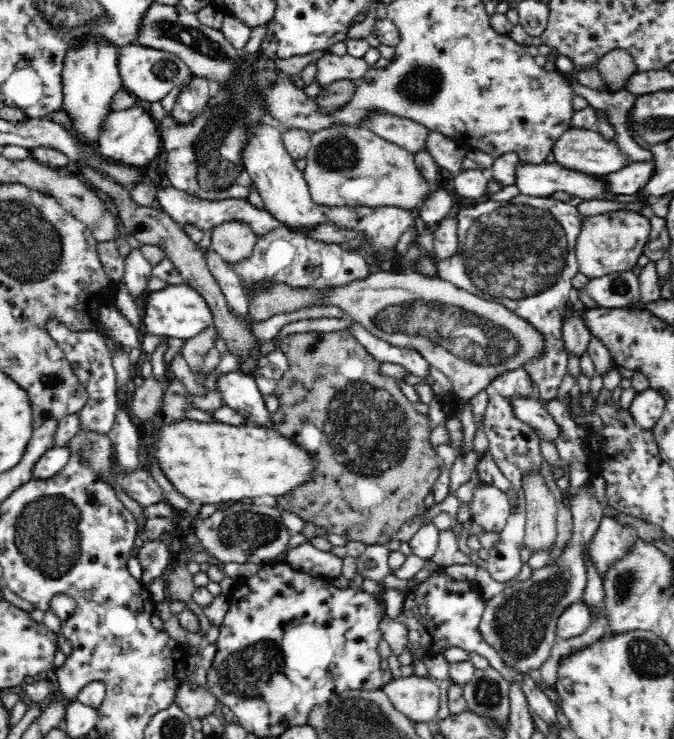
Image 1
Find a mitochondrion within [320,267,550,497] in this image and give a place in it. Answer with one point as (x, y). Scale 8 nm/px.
(365, 428)

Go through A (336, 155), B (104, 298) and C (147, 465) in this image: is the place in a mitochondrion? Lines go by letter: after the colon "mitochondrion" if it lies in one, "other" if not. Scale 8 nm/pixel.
A: mitochondrion
B: other
C: other

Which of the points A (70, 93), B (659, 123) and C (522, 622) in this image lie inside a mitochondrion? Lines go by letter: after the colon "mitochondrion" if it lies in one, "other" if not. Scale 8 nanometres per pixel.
A: other
B: mitochondrion
C: mitochondrion

